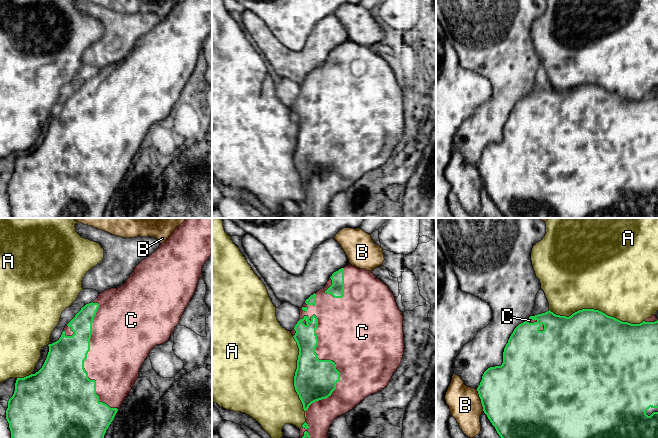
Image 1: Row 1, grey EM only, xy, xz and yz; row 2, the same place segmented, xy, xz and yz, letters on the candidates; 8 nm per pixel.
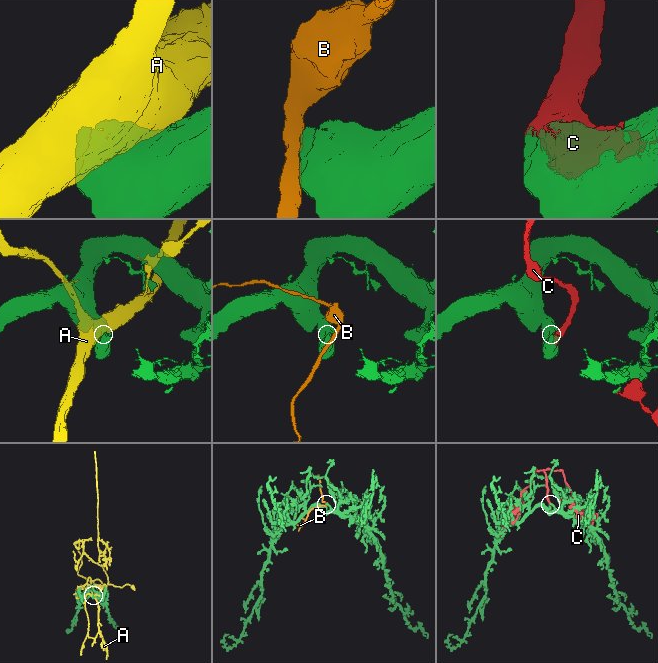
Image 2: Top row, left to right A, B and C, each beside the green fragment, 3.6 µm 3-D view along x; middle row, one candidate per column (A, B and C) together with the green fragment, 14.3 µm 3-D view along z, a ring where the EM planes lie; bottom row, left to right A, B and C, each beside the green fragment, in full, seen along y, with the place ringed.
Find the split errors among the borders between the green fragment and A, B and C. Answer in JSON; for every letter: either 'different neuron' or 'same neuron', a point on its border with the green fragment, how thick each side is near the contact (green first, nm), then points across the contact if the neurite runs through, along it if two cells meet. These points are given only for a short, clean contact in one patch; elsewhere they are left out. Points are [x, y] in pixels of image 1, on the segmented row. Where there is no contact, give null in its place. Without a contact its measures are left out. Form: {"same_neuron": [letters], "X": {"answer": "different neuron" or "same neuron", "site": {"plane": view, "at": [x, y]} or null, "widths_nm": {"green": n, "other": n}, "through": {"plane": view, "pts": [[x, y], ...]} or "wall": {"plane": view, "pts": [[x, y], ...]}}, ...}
{"same_neuron": ["C"], "A": {"answer": "different neuron", "site": {"plane": "yz", "at": [597, 310]}, "widths_nm": {"green": 500, "other": 500}}, "B": {"answer": "different neuron", "site": {"plane": "yz", "at": [481, 400]}, "widths_nm": {"green": 500, "other": 260}}, "C": {"answer": "same neuron", "site": {"plane": "xz", "at": [335, 364]}, "widths_nm": {"green": 320, "other": 500}}}

